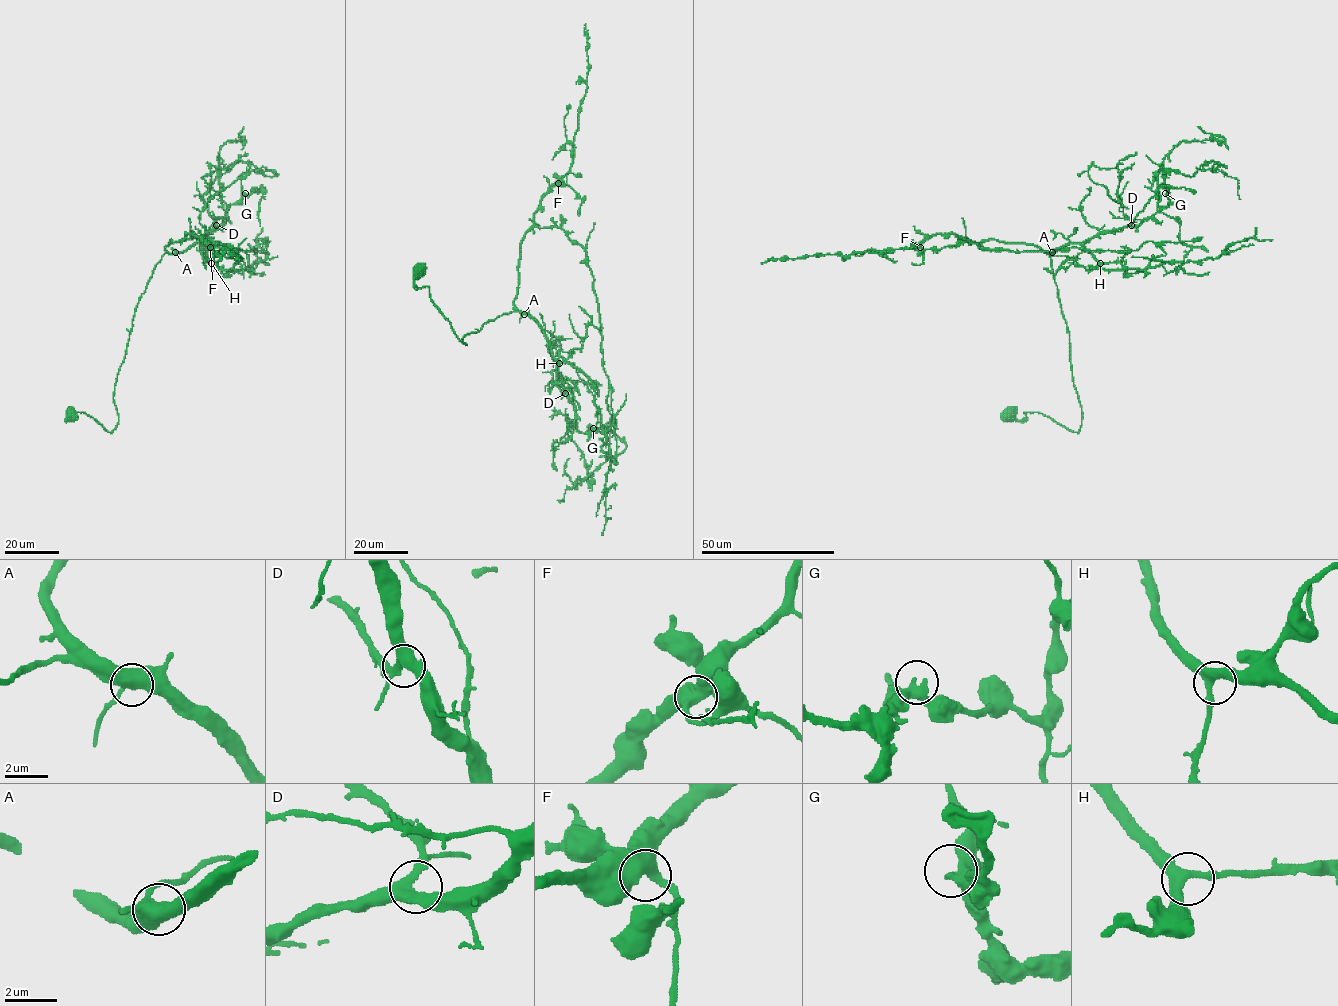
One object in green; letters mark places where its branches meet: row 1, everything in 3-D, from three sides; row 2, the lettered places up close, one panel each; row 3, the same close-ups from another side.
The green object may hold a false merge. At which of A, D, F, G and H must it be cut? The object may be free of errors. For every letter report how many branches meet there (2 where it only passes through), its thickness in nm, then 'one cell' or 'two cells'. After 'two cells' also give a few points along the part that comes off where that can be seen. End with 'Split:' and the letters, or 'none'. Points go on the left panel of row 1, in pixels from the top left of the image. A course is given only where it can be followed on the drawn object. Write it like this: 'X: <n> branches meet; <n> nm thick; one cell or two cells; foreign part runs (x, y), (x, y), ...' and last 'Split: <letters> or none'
A: 3 branches meet; 480 nm thick; one cell
D: 3 branches meet; 400 nm thick; one cell
F: 3 branches meet; 480 nm thick; one cell
G: 3 branches meet; 420 nm thick; one cell
H: 3 branches meet; 380 nm thick; one cell
Split: none

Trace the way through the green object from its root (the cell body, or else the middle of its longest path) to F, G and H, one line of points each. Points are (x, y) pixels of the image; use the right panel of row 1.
F: (1008, 414), (1039, 412), (1080, 428), (1050, 255), (952, 234), (920, 247)
G: (1008, 414), (1039, 412), (1079, 430), (1049, 253), (1138, 226), (1170, 204), (1165, 193)
H: (1008, 414), (1022, 420), (1024, 412), (1039, 412), (1079, 430), (1070, 333), (1049, 253), (1080, 244), (1100, 263)

